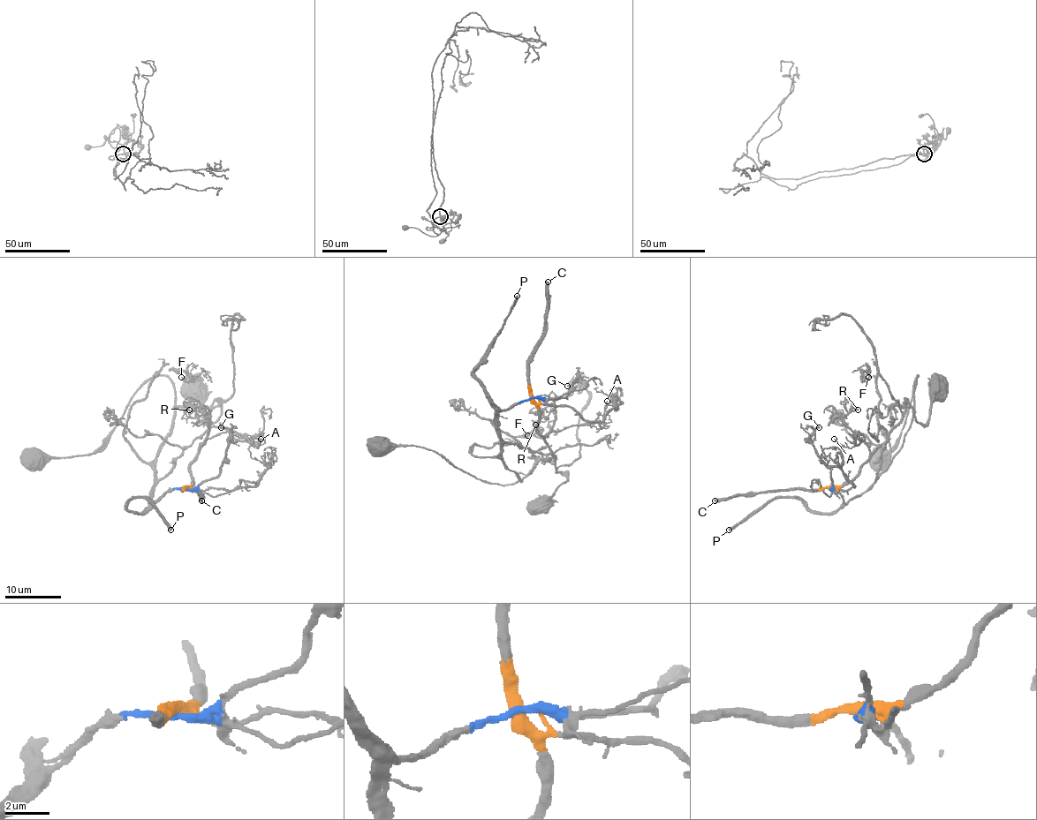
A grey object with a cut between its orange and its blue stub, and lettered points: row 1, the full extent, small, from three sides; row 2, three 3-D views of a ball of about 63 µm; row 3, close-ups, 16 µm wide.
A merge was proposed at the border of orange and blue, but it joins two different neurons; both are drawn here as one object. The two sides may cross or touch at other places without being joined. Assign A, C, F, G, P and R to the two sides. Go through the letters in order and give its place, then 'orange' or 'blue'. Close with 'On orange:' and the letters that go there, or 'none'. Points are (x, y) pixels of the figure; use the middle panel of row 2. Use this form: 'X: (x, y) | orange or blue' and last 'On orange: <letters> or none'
A: (607, 401) | orange
C: (548, 282) | orange
F: (527, 435) | blue
G: (567, 386) | blue
P: (517, 296) | blue
R: (535, 425) | orange
On orange: A, C, R

